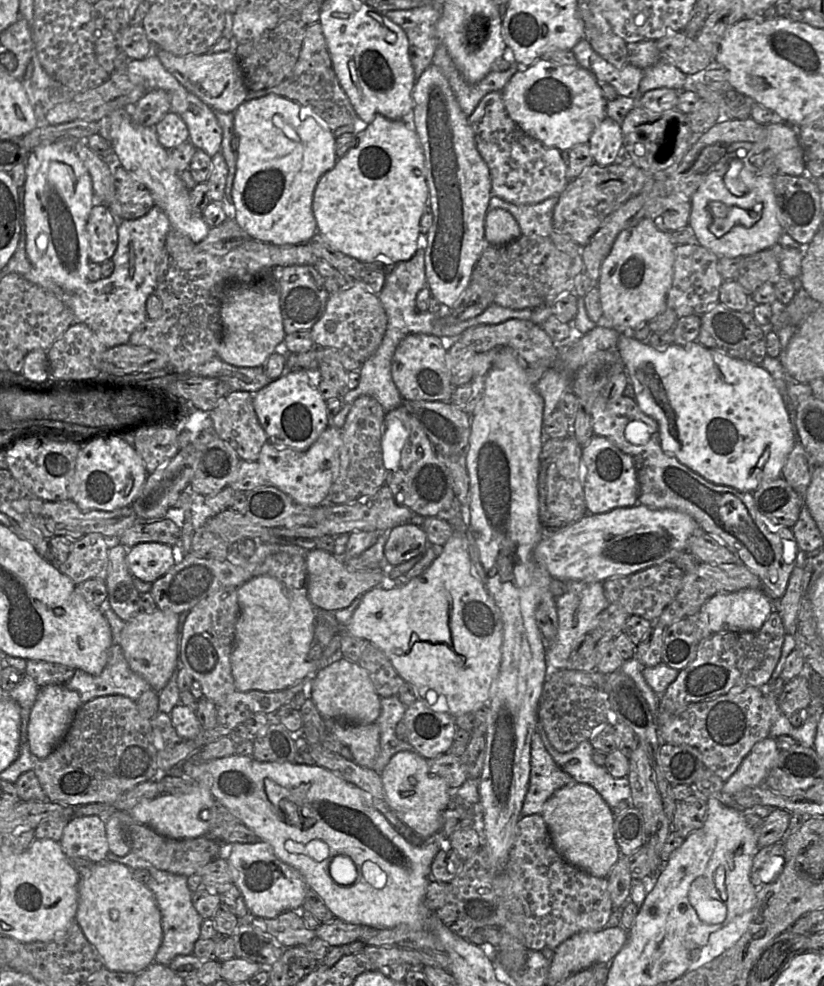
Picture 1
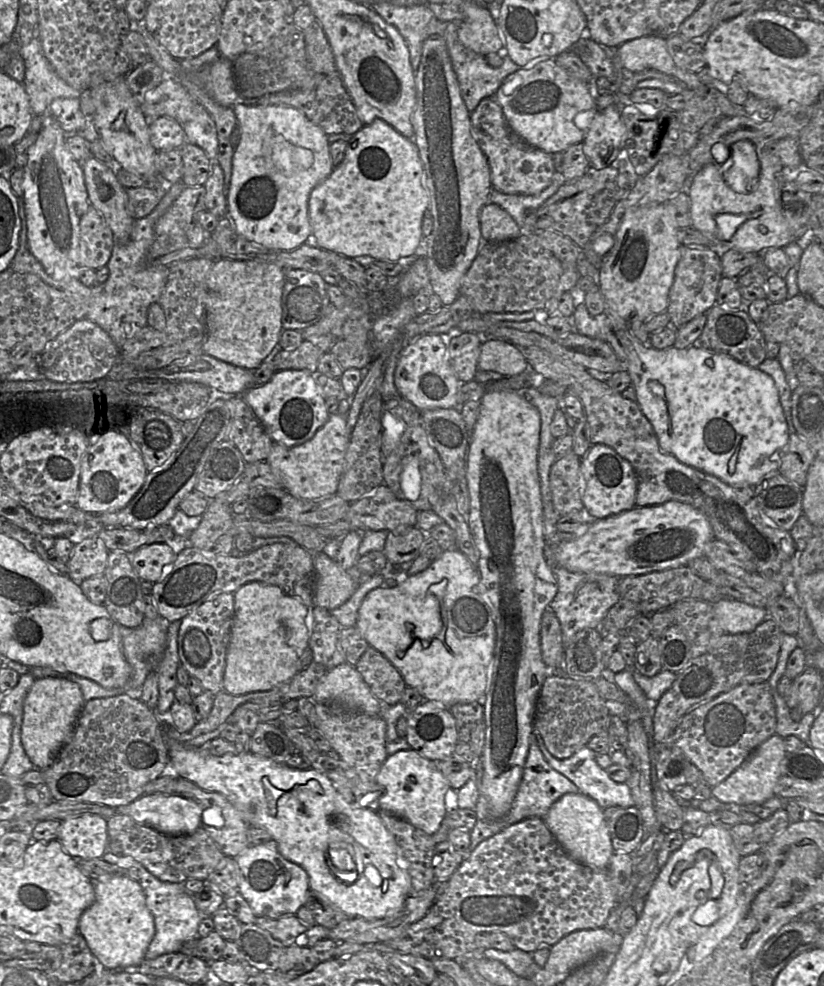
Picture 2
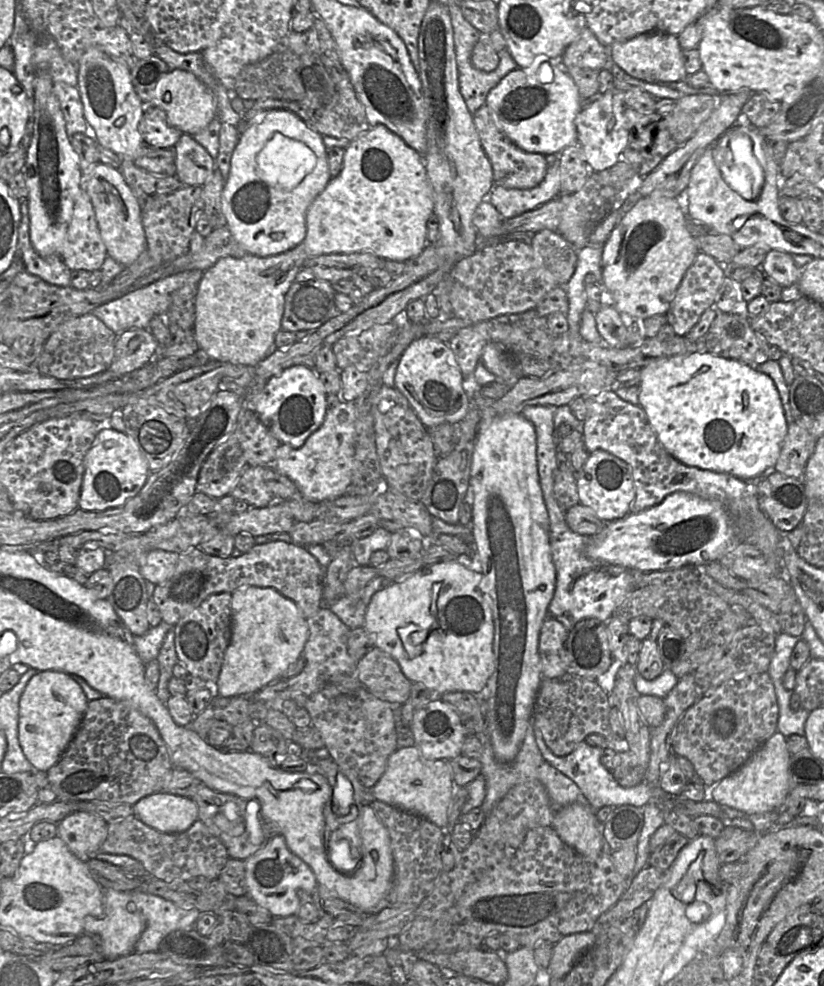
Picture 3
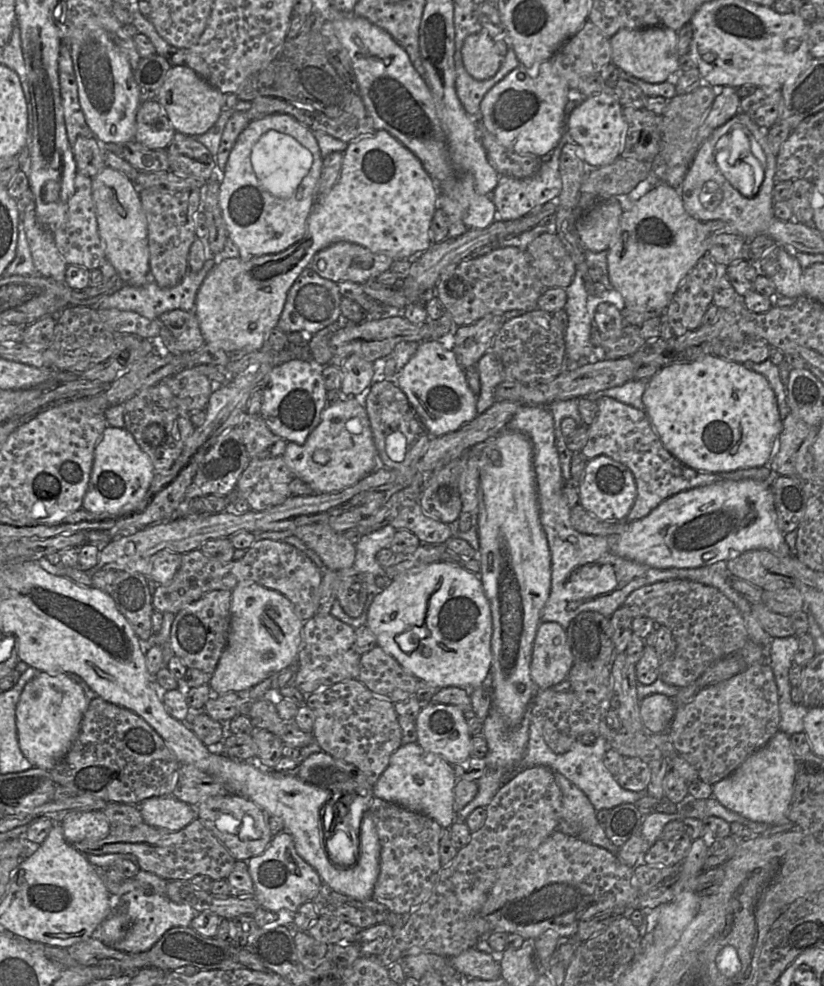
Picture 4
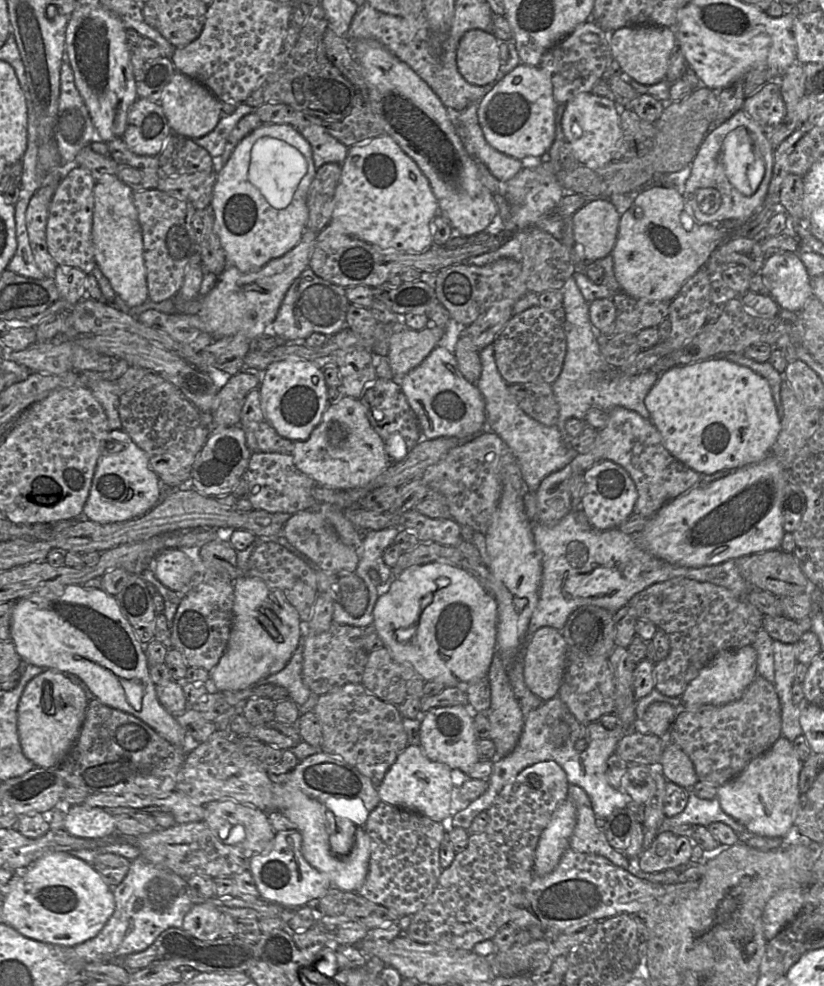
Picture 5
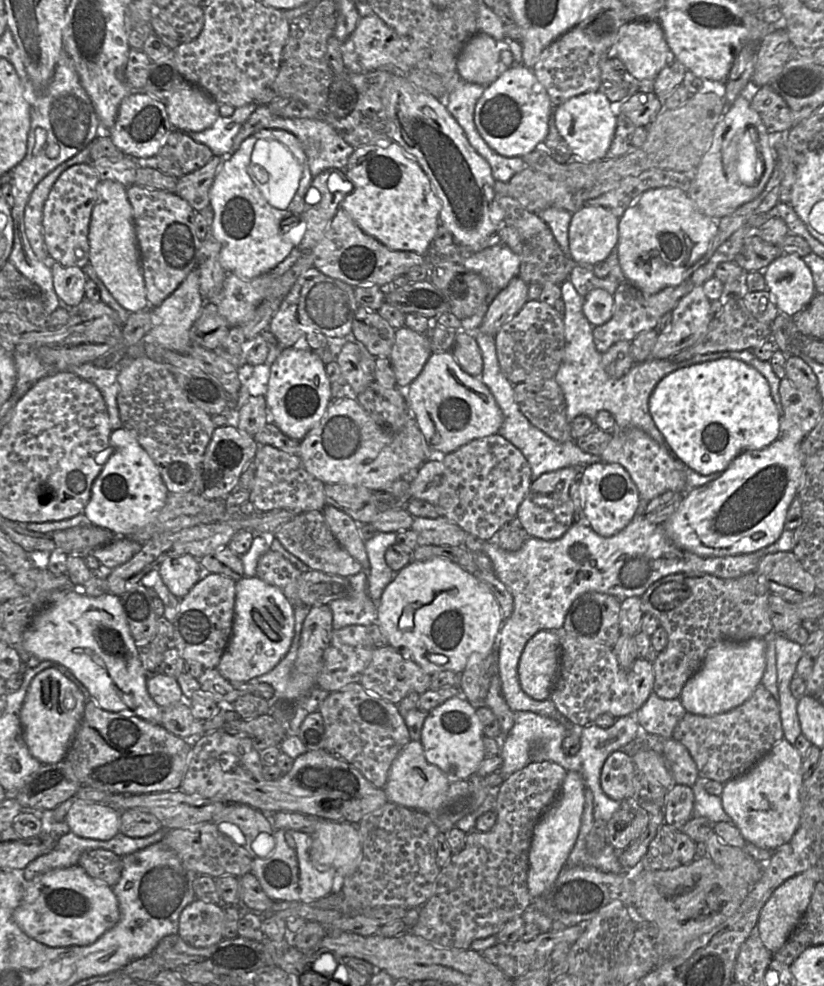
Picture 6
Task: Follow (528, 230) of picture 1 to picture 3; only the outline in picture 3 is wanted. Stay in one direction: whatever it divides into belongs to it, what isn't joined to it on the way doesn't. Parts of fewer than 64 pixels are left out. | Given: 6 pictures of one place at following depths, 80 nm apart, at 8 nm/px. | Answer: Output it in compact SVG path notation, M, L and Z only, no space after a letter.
M560 154L547 169L542 182L530 189L505 188L495 185L492 189L490 203L501 216L510 219L531 211L557 197L560 193Z

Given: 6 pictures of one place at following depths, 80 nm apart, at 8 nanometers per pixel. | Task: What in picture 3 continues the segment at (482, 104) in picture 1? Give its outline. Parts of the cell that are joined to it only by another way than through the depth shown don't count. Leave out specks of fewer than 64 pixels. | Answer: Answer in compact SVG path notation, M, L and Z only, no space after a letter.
M484 104L473 114L481 145L492 165L494 186L530 189L542 182L549 167L545 155L527 152L512 142L495 123L489 108Z

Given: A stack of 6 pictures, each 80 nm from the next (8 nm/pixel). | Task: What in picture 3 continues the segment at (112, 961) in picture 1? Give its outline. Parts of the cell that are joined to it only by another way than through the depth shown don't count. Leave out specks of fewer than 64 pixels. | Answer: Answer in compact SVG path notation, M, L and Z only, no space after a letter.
M104 889L104 913L99 917L85 918L85 933L100 937L104 959L115 959L131 954L146 927L145 918L132 901L130 892Z

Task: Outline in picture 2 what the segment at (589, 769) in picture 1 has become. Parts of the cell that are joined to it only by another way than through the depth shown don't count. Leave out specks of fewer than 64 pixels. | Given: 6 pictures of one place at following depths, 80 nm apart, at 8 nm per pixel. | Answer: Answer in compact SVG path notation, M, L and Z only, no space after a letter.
M533 727L532 733L535 735L538 746L547 762L555 770L570 779L579 788L579 792L595 800L602 808L608 806L634 806L634 800L631 795L631 790L627 783L619 783L612 780L607 771L601 768L596 762L596 752L590 749L587 745L582 746L572 756L564 759L559 759L549 752L549 750L545 746L540 732L535 727Z

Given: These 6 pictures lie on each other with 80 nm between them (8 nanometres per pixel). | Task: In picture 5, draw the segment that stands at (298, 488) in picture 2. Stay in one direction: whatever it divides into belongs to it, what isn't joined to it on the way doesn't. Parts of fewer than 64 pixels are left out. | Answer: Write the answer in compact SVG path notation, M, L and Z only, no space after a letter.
M344 396L338 403L327 406L310 437L306 441L294 442L291 456L296 467L311 477L317 485L336 490L364 487L383 473L392 463L386 451L385 442L371 426L363 405L359 399L348 396Z

